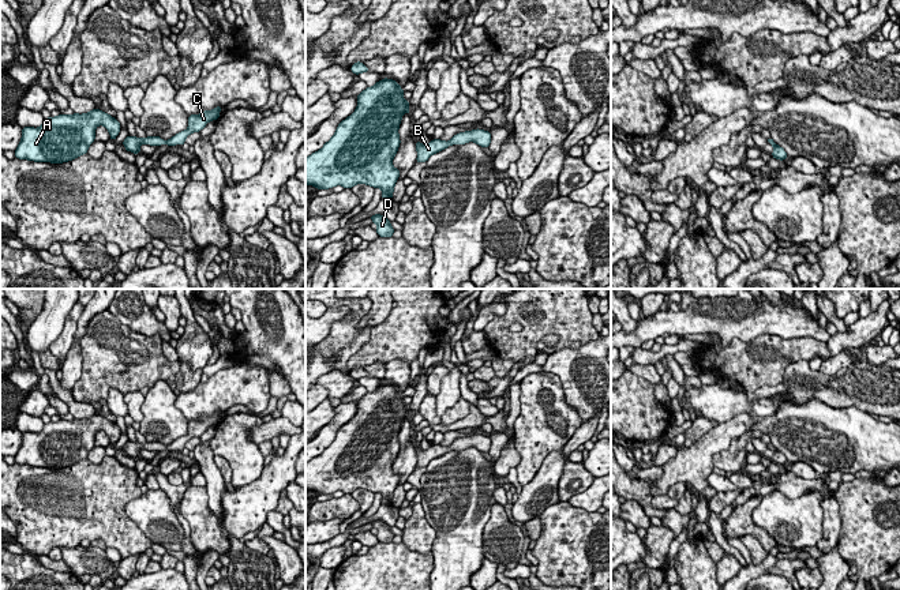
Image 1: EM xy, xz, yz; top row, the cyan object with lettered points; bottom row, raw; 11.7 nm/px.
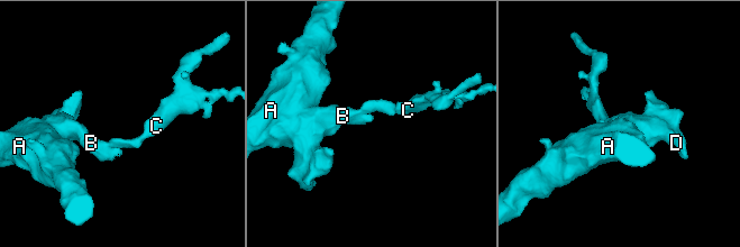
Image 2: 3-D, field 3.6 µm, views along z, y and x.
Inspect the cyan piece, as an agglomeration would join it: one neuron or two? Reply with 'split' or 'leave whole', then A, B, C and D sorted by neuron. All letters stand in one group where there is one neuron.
leave whole; A B C D

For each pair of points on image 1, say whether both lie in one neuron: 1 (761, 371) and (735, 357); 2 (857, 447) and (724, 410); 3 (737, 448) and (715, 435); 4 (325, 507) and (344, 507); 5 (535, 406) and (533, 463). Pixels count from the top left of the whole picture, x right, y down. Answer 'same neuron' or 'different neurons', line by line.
1: same neuron
2: same neuron
3: different neurons
4: same neuron
5: same neuron

